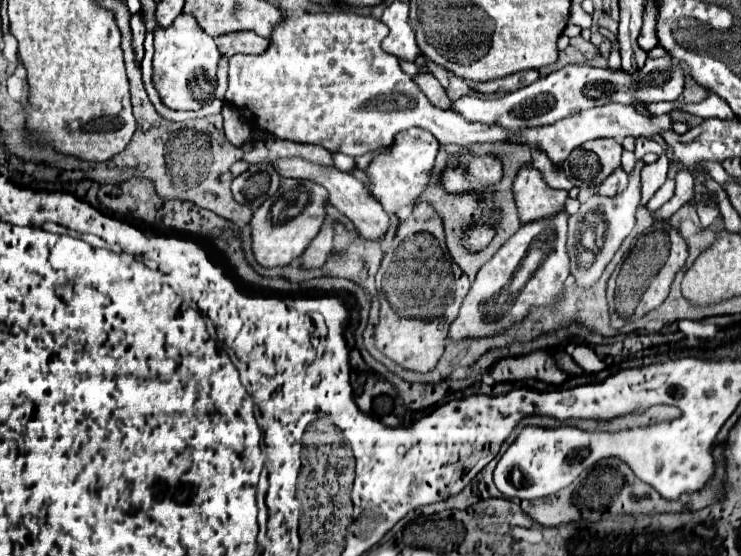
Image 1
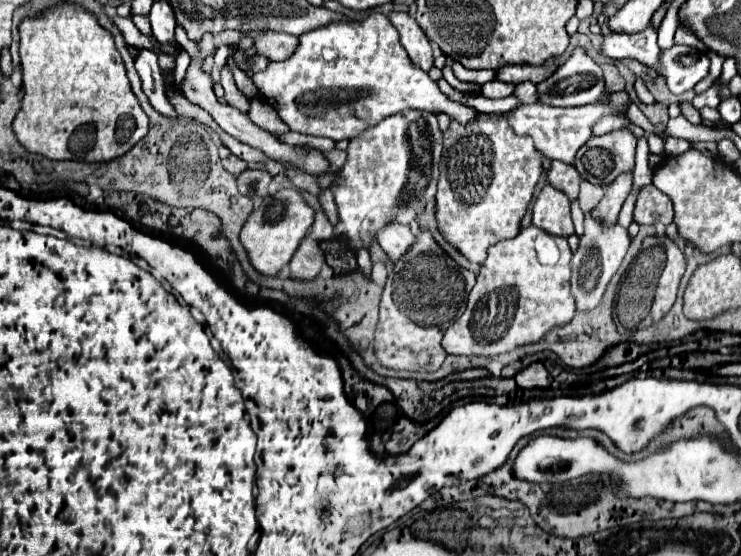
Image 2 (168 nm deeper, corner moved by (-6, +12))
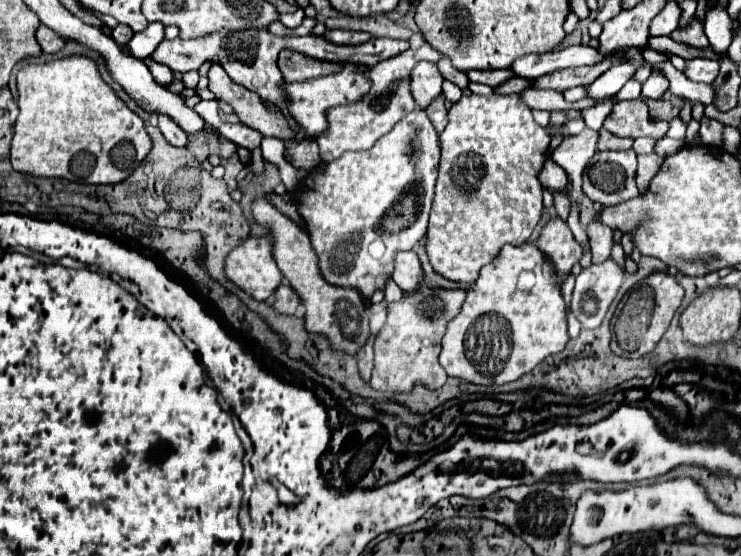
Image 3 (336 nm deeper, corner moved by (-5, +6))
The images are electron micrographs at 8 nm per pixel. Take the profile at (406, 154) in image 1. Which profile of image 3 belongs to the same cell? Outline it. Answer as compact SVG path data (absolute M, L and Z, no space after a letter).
M417 108L403 116L389 134L381 136L371 150L347 152L335 162L323 162L323 166L305 176L299 184L301 196L297 212L305 222L305 230L317 254L325 282L341 288L353 288L365 300L371 300L377 290L385 290L385 284L391 278L395 254L401 250L413 250L427 232L439 152L441 148L433 124L425 110Z

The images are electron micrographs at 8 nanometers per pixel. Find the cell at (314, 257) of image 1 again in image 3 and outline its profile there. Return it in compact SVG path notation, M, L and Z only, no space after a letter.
M281 284L277 290L275 290L275 302L273 302L273 308L279 312L279 314L285 314L285 316L293 316L299 308L301 300L299 296L295 294L295 290L287 284Z

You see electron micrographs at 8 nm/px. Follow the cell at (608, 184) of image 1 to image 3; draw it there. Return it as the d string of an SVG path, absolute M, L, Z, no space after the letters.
M591 222L587 226L587 234L591 240L591 254L593 254L593 264L605 262L611 254L613 248L613 232L609 226L603 226L601 222Z

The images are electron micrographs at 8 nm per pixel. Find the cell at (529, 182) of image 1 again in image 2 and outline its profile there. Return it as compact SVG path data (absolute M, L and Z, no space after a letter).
M550 182L542 186L534 202L532 224L556 236L570 236L574 232L574 224L570 218L570 200Z

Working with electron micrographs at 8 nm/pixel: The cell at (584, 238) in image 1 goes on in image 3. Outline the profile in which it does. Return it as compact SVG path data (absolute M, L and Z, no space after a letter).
M611 258L603 264L591 264L587 270L581 270L581 274L577 276L577 282L575 282L571 308L573 308L573 312L579 318L583 328L597 328L603 322L605 312L611 306L613 298L617 296L623 278L625 278L625 272Z

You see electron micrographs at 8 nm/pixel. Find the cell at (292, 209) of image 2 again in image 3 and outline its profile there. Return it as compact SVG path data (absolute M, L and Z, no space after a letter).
M247 238L225 258L225 276L251 298L265 302L283 282L275 260L271 258L269 238Z

